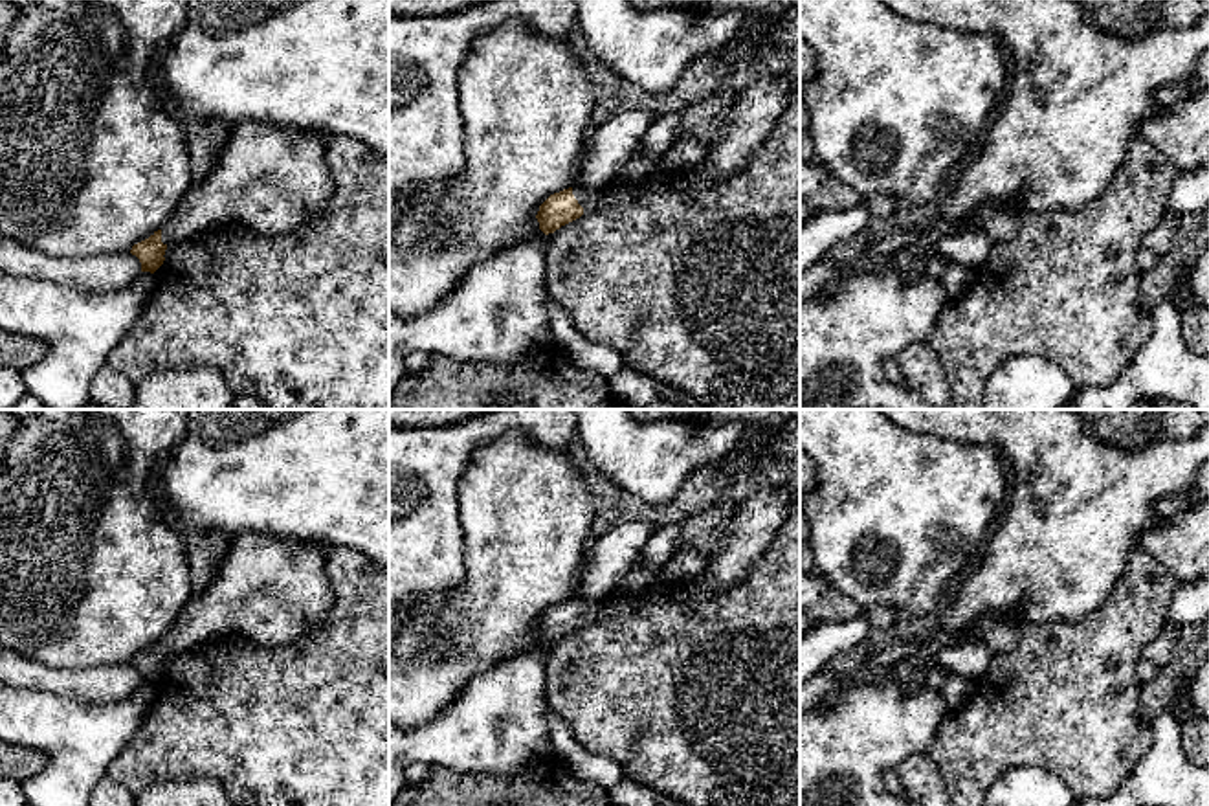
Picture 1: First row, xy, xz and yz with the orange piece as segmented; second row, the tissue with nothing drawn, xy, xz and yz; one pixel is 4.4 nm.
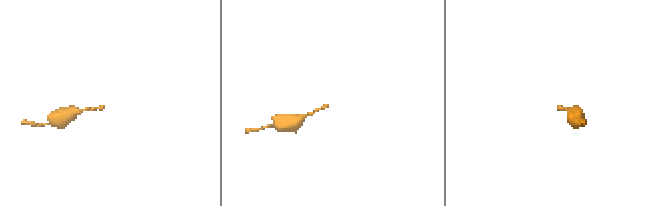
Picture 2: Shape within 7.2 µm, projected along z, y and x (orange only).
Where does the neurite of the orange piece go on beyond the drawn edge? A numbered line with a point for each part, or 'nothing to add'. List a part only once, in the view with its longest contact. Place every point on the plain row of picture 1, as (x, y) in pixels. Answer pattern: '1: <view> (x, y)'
1: xz (587, 608)

